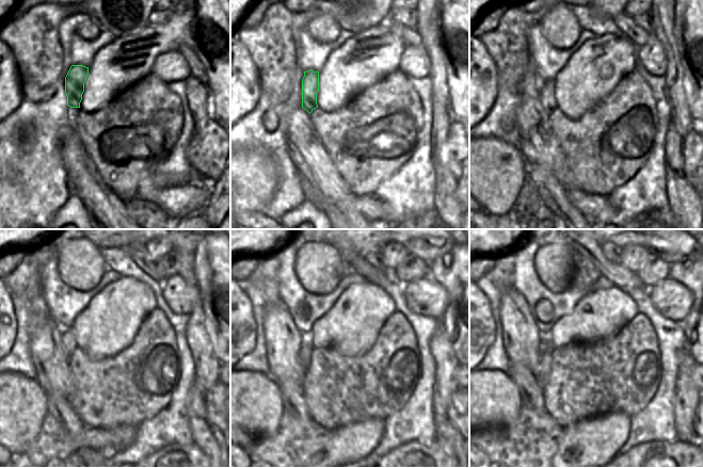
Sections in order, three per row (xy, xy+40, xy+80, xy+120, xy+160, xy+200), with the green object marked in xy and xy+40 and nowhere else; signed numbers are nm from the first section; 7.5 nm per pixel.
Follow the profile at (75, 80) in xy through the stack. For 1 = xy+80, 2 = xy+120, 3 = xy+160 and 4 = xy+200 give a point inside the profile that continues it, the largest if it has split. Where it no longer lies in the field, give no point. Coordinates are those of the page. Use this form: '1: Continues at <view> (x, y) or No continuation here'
1: Continues at xy+80 (547, 98)
2: Continues at xy+120 (68, 336)
3: Continues at xy+160 (306, 347)
4: Continues at xy+200 (544, 365).

